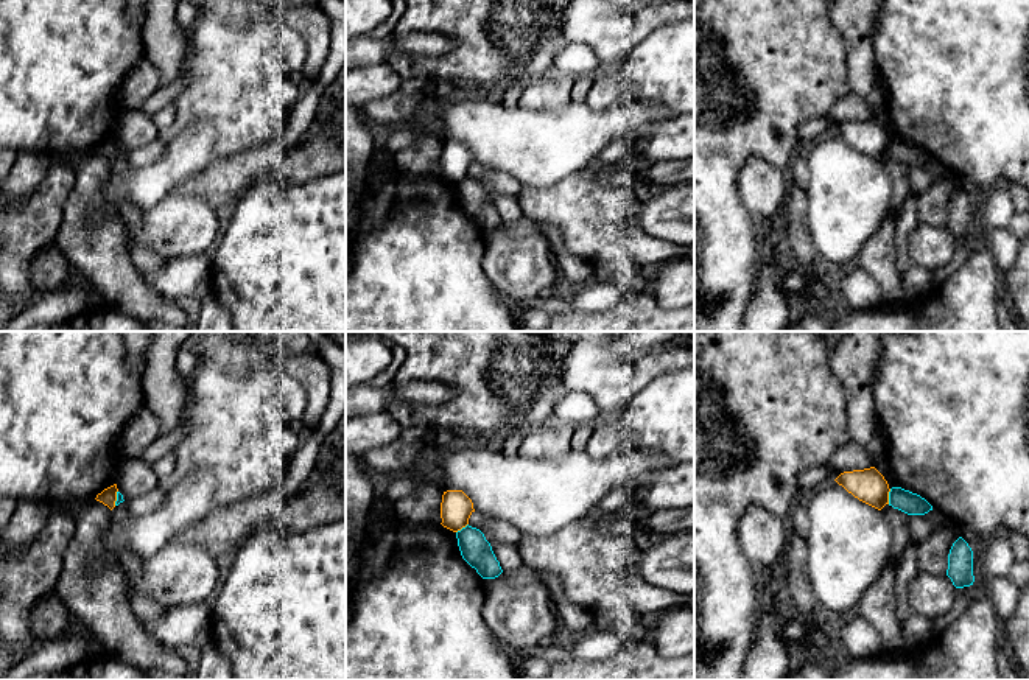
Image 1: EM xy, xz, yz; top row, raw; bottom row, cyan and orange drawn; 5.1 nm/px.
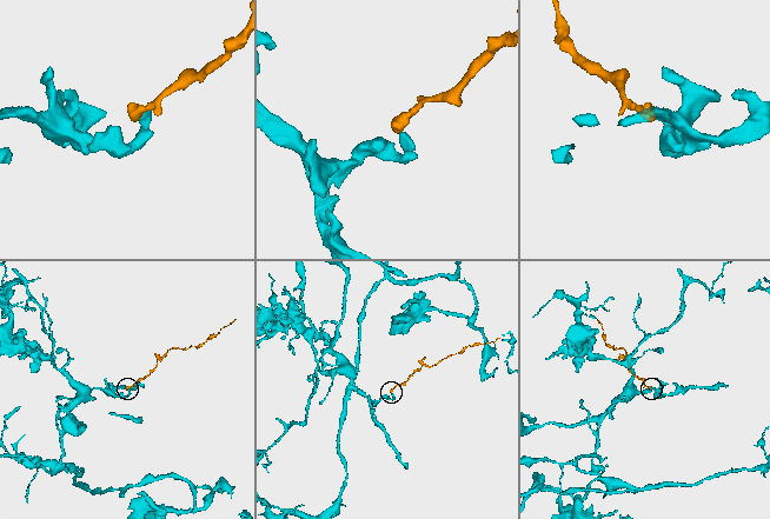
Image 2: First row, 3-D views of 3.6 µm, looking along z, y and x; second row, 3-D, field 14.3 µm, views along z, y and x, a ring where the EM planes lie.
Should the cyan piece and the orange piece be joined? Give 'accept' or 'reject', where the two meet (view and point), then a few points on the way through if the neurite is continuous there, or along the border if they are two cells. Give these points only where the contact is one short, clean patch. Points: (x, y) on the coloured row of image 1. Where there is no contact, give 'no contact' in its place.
reject; contact yz (889, 497); border yz (891, 489), (888, 503)

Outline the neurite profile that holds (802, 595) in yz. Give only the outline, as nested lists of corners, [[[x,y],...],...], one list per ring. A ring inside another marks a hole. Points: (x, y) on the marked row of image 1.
[[[792,528],[788,529],[785,549],[786,584],[799,616],[811,627],[811,633],[819,632],[819,613],[822,612],[808,580],[806,540]]]

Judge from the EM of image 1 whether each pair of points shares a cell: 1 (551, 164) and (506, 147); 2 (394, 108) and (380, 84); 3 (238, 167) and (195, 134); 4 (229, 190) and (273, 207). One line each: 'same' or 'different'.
1: same
2: different
3: different
4: different

